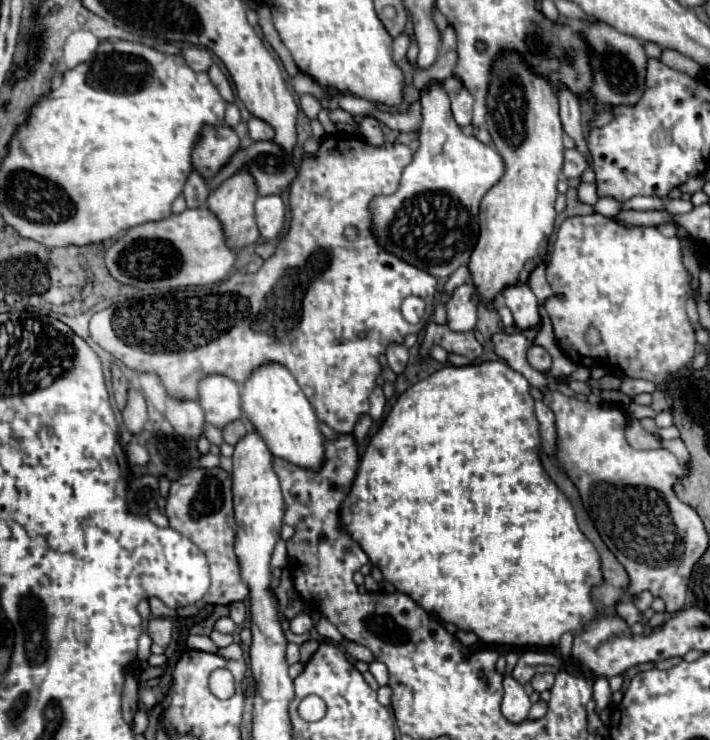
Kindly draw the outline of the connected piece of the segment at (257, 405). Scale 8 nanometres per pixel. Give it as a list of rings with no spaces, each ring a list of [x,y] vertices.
[[[266,362],[258,366],[242,384],[242,408],[274,456],[280,456],[302,468],[322,466],[324,438],[320,434],[316,414],[286,366],[278,362]]]

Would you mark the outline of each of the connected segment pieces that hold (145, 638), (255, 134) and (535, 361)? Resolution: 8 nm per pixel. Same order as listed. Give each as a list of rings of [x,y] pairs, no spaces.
[[[144,632],[144,634],[140,636],[140,640],[138,640],[138,660],[140,660],[140,662],[146,662],[146,660],[148,660],[148,656],[150,656],[150,644],[152,644],[152,640],[150,640],[150,636]]]
[[[250,118],[248,120],[248,136],[250,136],[250,140],[272,140],[274,130],[266,122],[262,122],[258,118]]]
[[[532,344],[532,346],[528,348],[526,356],[528,356],[530,366],[536,368],[536,370],[540,370],[540,372],[550,370],[550,366],[552,366],[552,356],[550,356],[542,346],[538,346],[538,344]]]

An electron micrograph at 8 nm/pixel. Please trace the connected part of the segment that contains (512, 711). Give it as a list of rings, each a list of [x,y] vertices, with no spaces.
[[[512,676],[504,678],[504,700],[502,700],[502,716],[512,722],[520,724],[526,720],[528,710],[530,710],[530,700],[522,688]]]

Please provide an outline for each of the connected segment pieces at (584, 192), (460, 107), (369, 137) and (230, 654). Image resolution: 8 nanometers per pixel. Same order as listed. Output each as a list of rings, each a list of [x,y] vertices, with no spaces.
[[[582,182],[578,186],[578,196],[580,196],[582,202],[594,206],[596,200],[598,200],[598,188],[596,188],[596,184],[594,182]]]
[[[448,78],[444,82],[444,88],[448,92],[456,124],[458,126],[472,124],[472,104],[474,104],[474,98],[470,96],[470,92],[466,92],[466,88],[462,88],[462,84],[456,78]]]
[[[364,118],[360,132],[362,132],[362,136],[366,138],[368,144],[374,144],[374,146],[384,144],[384,134],[382,134],[380,122],[376,118]]]
[[[232,642],[230,646],[226,646],[226,648],[220,648],[220,650],[218,650],[218,654],[220,654],[222,658],[240,660],[240,658],[242,658],[242,648],[240,648],[240,644],[238,644],[238,642]]]

